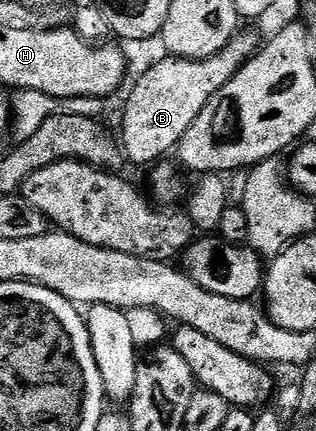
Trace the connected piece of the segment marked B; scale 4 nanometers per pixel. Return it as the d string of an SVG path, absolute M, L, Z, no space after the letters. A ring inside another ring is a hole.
M244 28L236 33L230 40L230 44L226 44L226 48L222 48L222 52L218 52L209 58L173 58L171 56L164 56L161 62L154 63L133 84L132 91L129 92L128 99L124 102L124 119L120 122L118 142L123 149L127 161L132 166L134 164L136 166L149 165L148 167L151 167L153 164L167 159L164 157L171 150L173 153L179 147L182 136L186 136L186 128L190 128L190 124L194 124L194 120L198 120L198 112L202 112L202 108L206 108L206 104L210 104L212 97L223 86L230 84L233 76L256 55L261 45L261 39L256 39L255 32Z

